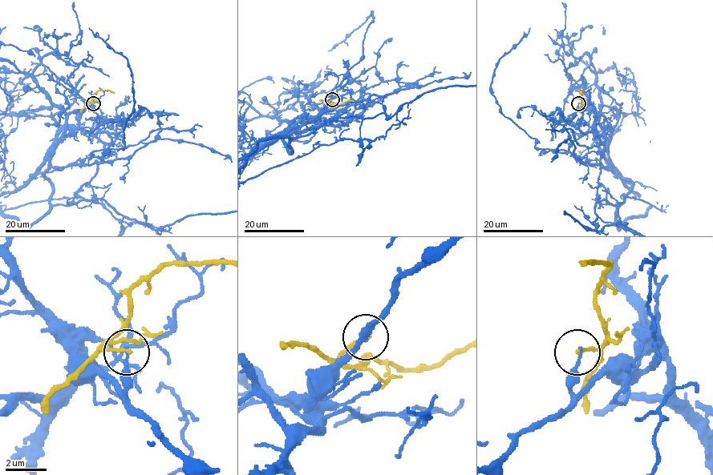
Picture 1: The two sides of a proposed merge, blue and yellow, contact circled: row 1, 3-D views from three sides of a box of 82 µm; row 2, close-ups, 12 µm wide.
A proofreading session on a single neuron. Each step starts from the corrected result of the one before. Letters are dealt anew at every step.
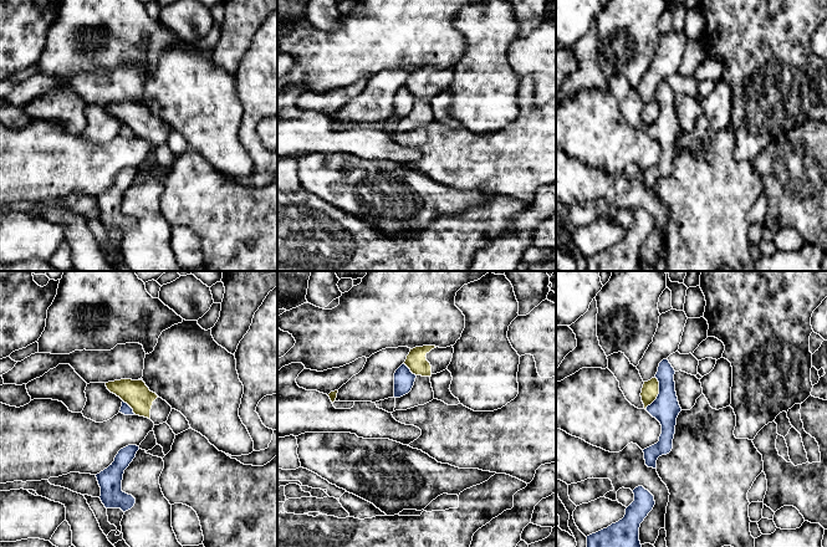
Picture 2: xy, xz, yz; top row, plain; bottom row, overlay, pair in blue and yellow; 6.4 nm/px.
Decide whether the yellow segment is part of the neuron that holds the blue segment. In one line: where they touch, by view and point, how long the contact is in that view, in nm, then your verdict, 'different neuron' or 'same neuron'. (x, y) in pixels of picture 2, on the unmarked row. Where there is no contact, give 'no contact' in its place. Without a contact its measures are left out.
contact yz (659, 114); length 220 nm; different neuron

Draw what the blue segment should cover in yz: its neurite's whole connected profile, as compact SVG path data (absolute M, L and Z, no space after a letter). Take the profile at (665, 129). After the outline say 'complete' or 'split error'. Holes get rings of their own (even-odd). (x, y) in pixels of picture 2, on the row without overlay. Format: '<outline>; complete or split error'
M663 81L655 96L659 103L659 116L645 131L662 147L659 163L643 172L648 189L657 190L658 179L669 175L673 170L677 139L681 133L675 113L674 96L675 92L669 82Z; complete

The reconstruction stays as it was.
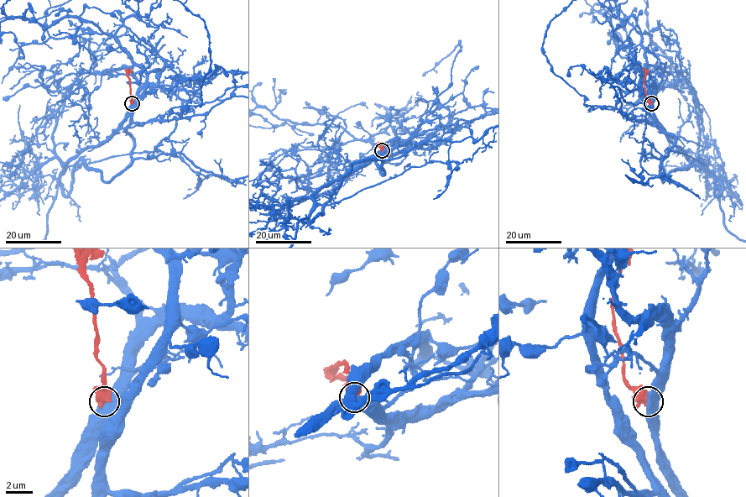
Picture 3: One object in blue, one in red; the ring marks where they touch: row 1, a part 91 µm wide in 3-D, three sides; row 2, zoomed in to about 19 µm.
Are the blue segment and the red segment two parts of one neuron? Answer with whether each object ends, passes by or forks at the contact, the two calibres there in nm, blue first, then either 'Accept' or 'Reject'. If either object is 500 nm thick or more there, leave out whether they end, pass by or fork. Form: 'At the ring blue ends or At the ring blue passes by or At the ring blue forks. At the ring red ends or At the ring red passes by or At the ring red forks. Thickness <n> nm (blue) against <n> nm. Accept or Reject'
Thickness 700 nm (blue) against 750 nm. Reject

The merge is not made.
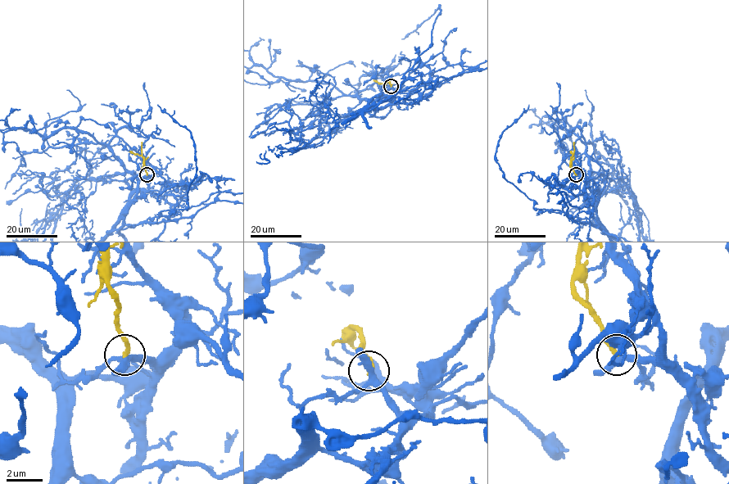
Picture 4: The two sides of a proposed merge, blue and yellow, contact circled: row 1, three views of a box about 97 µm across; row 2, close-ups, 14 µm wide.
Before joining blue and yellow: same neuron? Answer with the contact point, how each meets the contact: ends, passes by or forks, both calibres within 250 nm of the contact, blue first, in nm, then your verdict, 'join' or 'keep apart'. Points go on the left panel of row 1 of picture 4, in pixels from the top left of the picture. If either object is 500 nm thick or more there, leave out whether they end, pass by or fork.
at (147, 174); blue forks there; yellow ends there; 280 nm thick on the blue side, 260 nm on the other; keep apart

